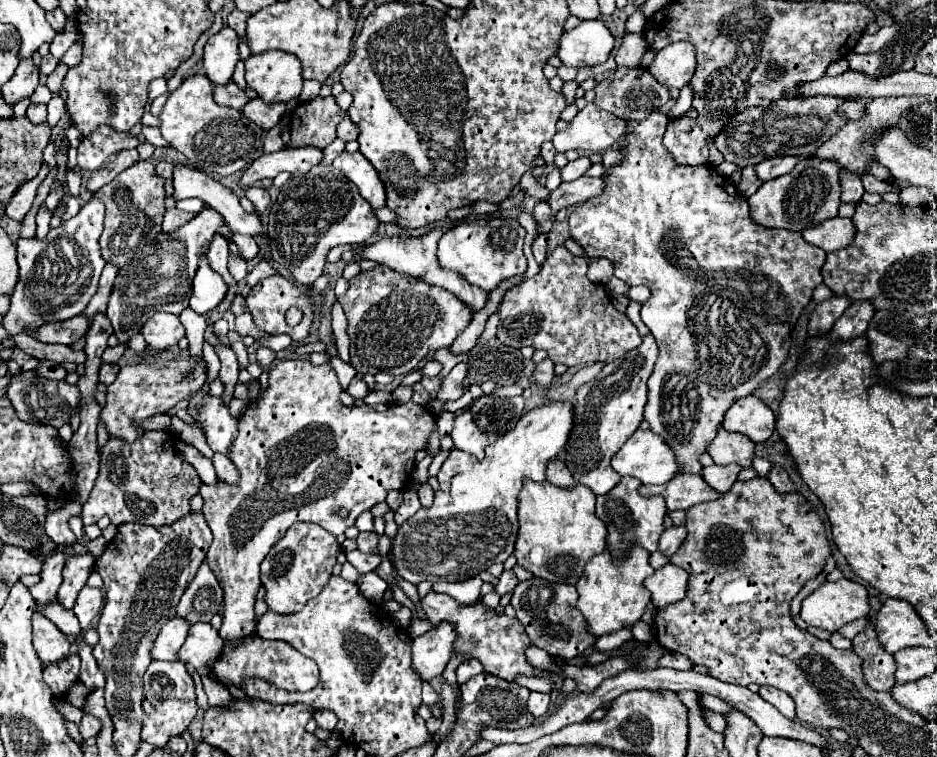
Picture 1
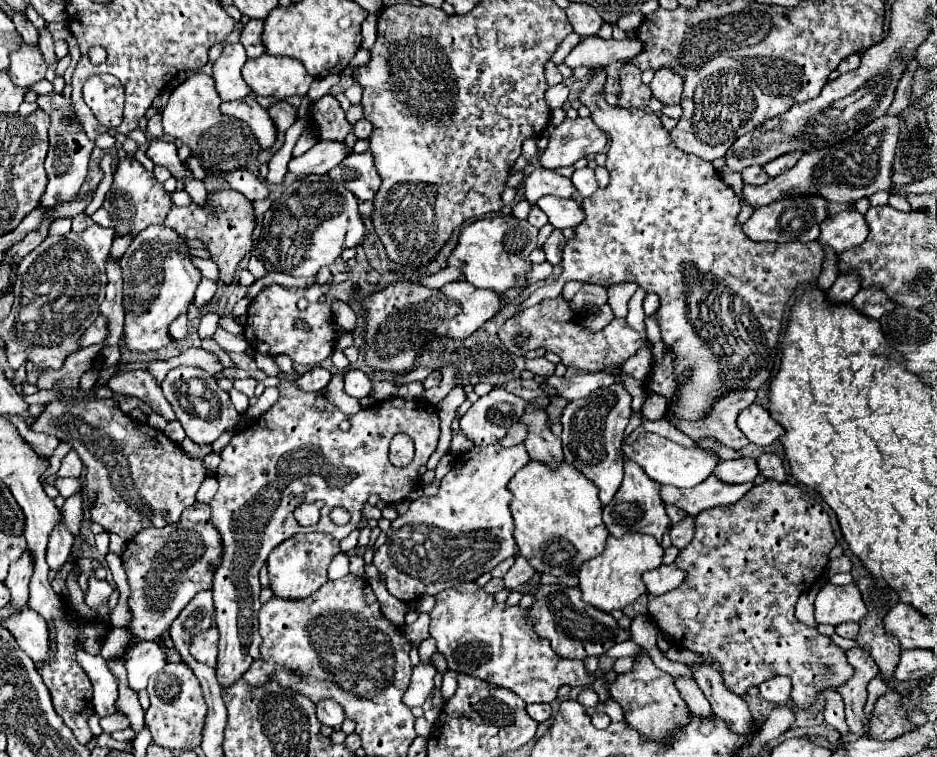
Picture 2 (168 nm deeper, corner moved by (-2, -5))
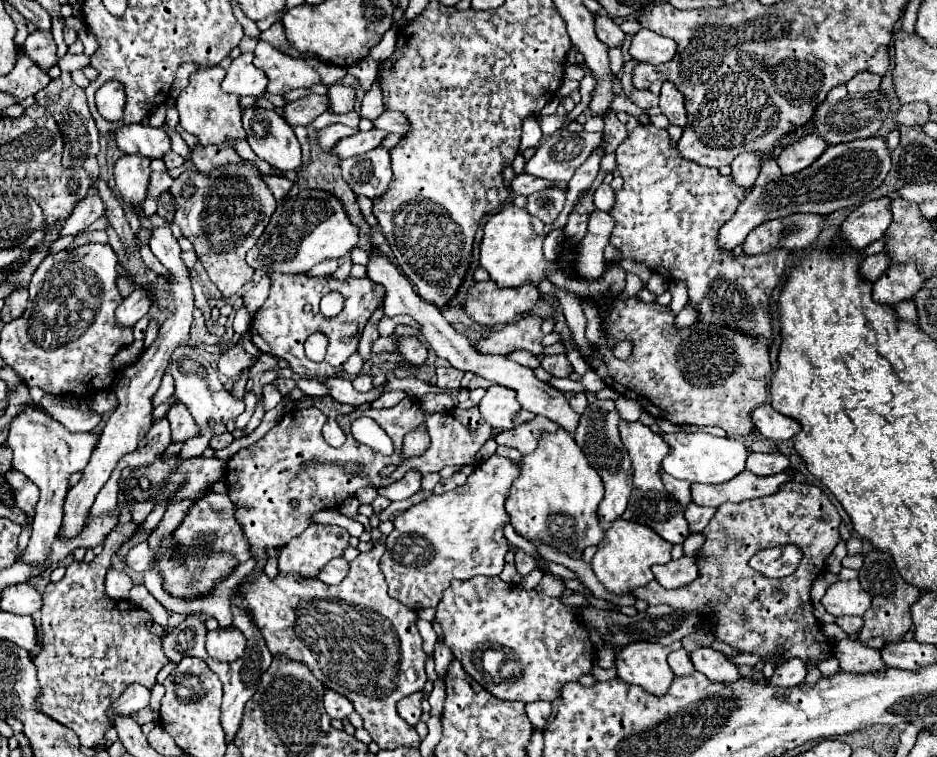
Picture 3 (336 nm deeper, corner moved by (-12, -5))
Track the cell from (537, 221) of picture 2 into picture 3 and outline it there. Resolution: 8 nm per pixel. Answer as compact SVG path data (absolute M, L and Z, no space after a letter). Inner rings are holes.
M549 189L537 195L527 197L527 211L539 217L545 225L551 225L565 207L565 193L557 189Z

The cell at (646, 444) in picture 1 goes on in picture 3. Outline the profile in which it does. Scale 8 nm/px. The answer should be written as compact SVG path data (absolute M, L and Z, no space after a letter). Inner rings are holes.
M663 433L663 441L669 445L669 453L661 463L661 471L689 483L725 483L745 469L747 449L739 439L719 439L707 433Z

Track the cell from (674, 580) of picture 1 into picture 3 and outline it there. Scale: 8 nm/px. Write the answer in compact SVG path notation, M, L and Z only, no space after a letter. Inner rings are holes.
M681 557L681 559L669 561L667 565L655 565L653 567L653 573L655 573L655 579L665 589L683 587L683 585L691 583L699 575L693 557Z

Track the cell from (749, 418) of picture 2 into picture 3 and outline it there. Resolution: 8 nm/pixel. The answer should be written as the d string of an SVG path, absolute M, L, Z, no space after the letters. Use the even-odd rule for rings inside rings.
M761 405L751 413L751 419L757 431L771 441L785 441L791 439L795 433L801 431L801 425L781 413L777 413L771 405Z

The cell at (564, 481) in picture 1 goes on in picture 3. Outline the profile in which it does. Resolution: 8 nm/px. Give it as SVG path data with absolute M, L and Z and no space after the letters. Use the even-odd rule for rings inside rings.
M537 415L535 419L517 425L513 431L509 431L509 435L497 435L495 441L497 441L499 445L515 447L515 449L519 449L523 455L529 455L531 451L537 449L537 443L539 443L541 433L557 433L559 429L563 429L563 427L557 425L555 421Z

